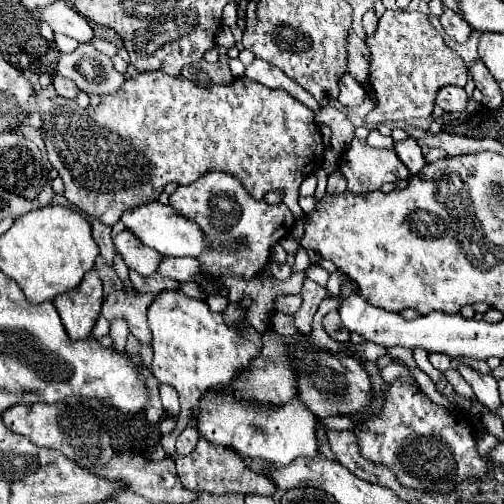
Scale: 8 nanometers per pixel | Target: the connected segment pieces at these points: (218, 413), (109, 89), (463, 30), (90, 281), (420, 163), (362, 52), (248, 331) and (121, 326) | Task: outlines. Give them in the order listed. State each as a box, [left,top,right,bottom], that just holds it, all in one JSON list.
[[192,390,318,466],[56,44,124,96],[440,6,472,42],[54,270,102,340],[394,138,426,174],[348,32,372,90],[148,290,262,456],[110,320,128,348]]

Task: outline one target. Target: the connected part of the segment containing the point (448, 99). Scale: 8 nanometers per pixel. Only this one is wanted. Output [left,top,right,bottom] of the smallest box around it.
[436,86,468,112]

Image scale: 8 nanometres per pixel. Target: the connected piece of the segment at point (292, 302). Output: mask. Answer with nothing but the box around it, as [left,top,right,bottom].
[274,294,302,314]

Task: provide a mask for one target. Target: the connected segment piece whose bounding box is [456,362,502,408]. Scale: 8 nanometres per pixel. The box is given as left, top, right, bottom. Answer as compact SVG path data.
M460 362L456 366L456 370L462 374L462 378L472 386L476 398L486 404L488 408L496 408L500 406L500 396L498 396L498 382L490 376L490 374L480 374L476 370L472 370L468 364Z

